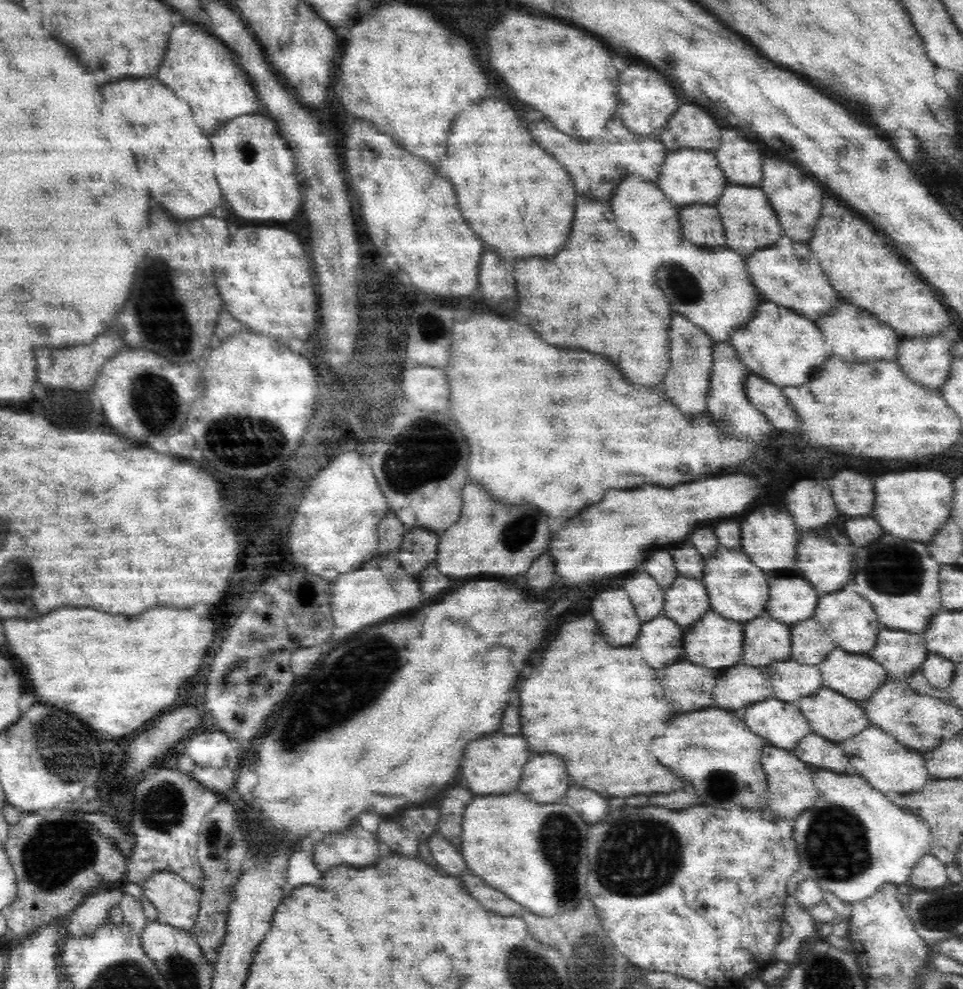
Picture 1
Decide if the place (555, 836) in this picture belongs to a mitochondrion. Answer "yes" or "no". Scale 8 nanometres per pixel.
yes

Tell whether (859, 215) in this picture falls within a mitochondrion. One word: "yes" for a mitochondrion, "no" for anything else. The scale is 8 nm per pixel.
no

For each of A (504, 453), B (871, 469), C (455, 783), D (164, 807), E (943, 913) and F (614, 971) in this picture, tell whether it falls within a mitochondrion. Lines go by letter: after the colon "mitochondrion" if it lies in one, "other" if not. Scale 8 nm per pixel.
A: other
B: other
C: other
D: mitochondrion
E: mitochondrion
F: other

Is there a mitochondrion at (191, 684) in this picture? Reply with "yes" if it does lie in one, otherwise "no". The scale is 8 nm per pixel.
no

